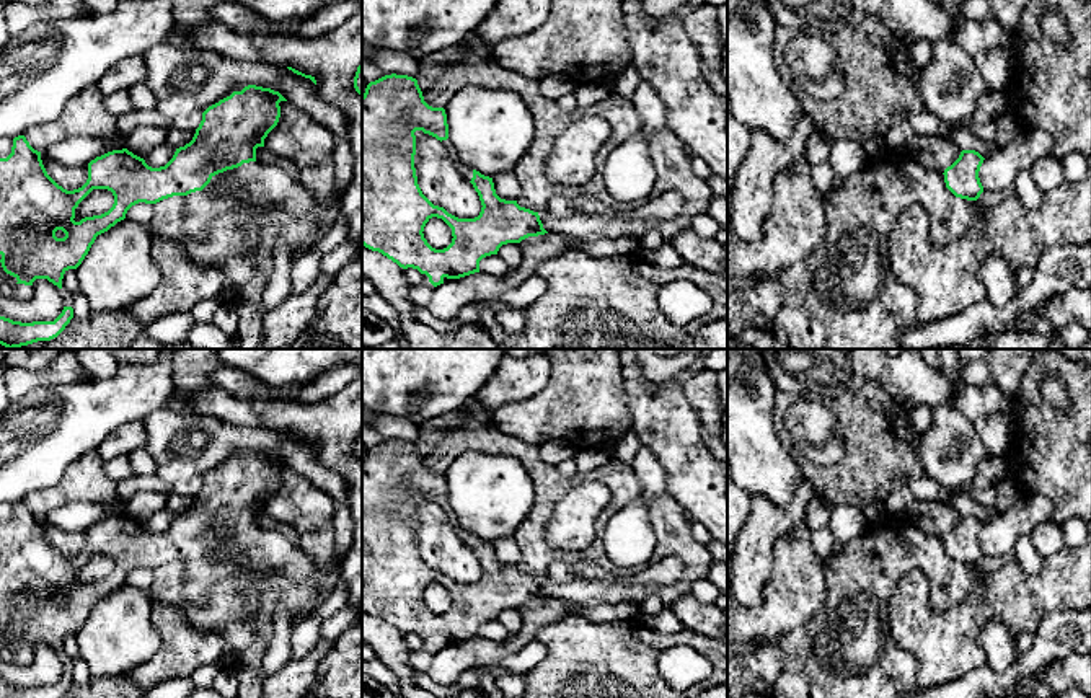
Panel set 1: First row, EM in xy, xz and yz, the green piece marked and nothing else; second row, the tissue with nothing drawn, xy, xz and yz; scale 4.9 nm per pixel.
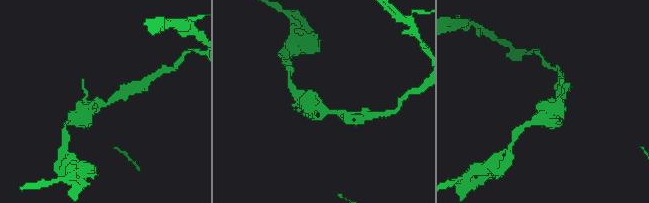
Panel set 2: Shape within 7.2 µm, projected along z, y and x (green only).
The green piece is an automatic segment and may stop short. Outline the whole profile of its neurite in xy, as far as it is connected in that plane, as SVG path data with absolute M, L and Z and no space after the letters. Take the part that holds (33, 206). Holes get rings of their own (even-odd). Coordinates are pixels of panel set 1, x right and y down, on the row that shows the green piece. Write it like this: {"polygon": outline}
{"polygon": "M248 85L209 106L202 113L192 140L176 148L165 166L152 168L127 148L113 150L88 163L86 183L73 191L64 189L47 174L41 152L34 150L24 135L15 137L11 153L0 158L0 263L3 271L13 276L16 284L33 285L36 279L47 279L62 289L64 274L77 269L96 236L124 220L132 205L157 204L173 196L202 191L215 174L256 161L256 148L264 147L264 139L279 122L280 101L287 99L279 91ZM93 189L111 191L113 207L101 215L75 222L75 209Z"}

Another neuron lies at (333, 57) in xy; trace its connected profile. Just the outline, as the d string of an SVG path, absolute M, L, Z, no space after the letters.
M362 8L341 26L315 38L240 34L214 20L191 33L173 28L166 42L233 60L292 67L316 80L323 101L347 117L354 178L342 196L341 214L347 222L344 240L357 245L362 240L362 96L354 88L354 77L362 64Z

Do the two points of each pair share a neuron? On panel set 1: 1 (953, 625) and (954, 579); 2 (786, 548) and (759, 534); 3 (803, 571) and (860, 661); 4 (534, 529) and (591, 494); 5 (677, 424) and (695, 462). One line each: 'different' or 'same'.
1: different
2: different
3: different
4: different
5: same

